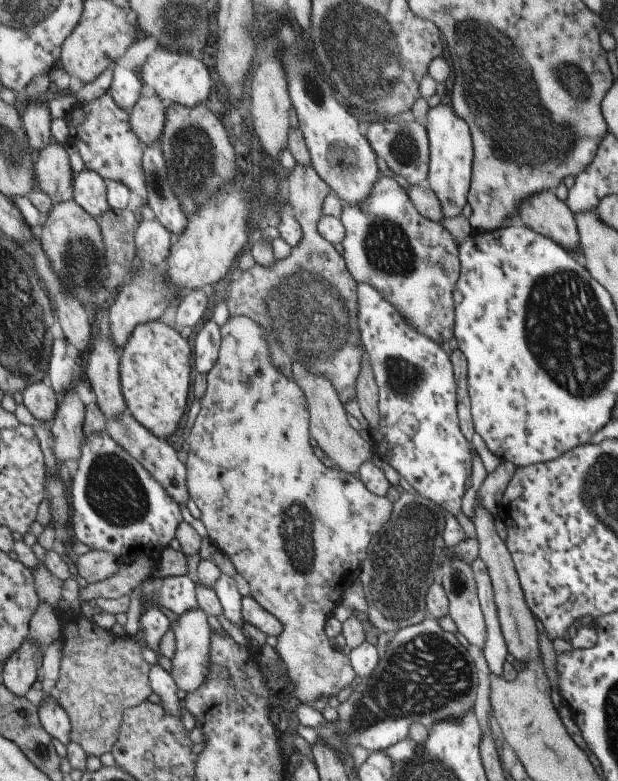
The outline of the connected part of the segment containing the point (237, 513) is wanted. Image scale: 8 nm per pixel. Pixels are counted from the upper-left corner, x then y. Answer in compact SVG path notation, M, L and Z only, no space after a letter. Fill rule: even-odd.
M229 316L225 323L219 327L220 343L217 361L205 375L206 387L200 398L200 410L195 416L193 425L189 430L189 436L185 440L187 450L185 451L185 486L189 498L193 500L200 512L200 521L207 531L210 542L220 552L226 554L233 564L237 575L241 576L249 586L249 595L263 610L267 610L273 618L279 620L281 632L275 638L274 649L277 652L289 683L293 686L293 694L301 704L312 705L318 698L329 696L341 697L346 694L355 684L356 676L351 668L347 655L337 651L331 646L329 638L325 636L323 626L328 617L332 616L334 607L342 600L342 593L359 578L361 562L366 555L366 548L373 534L389 520L392 512L392 504L386 497L378 497L371 494L365 485L353 475L343 472L341 469L333 468L331 465L325 467L321 460L311 450L314 445L308 432L307 404L303 398L303 392L297 388L292 378L285 378L271 366L271 356L267 350L267 340L263 334L261 324L247 316Z

